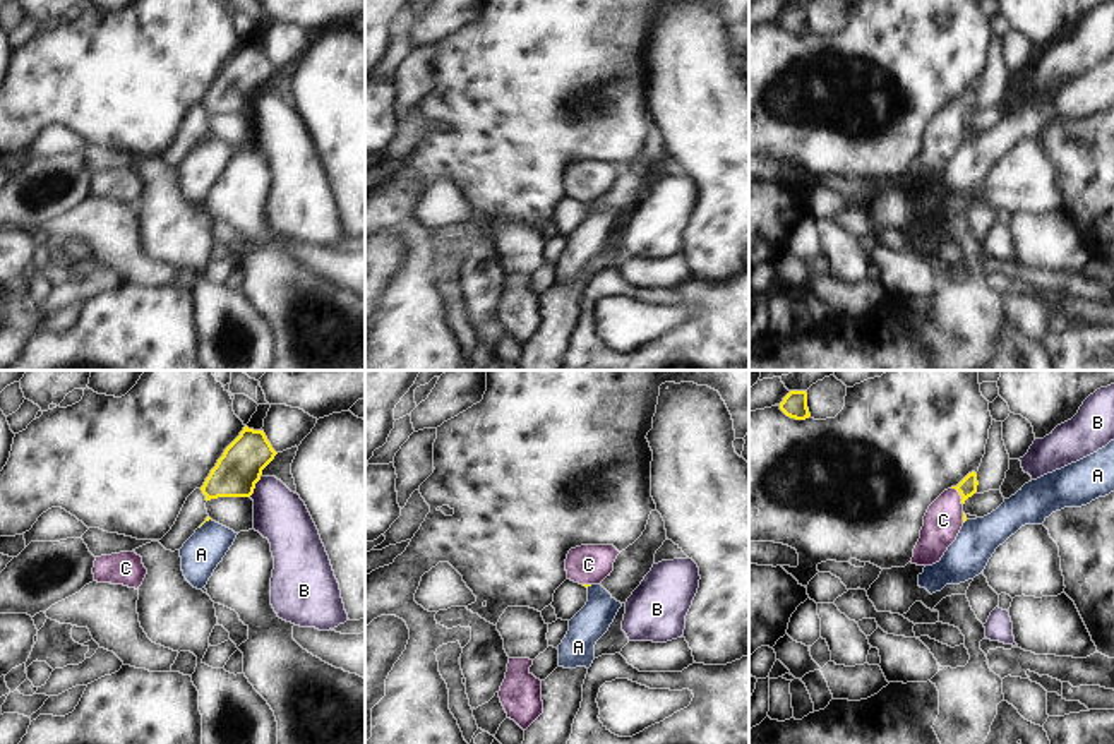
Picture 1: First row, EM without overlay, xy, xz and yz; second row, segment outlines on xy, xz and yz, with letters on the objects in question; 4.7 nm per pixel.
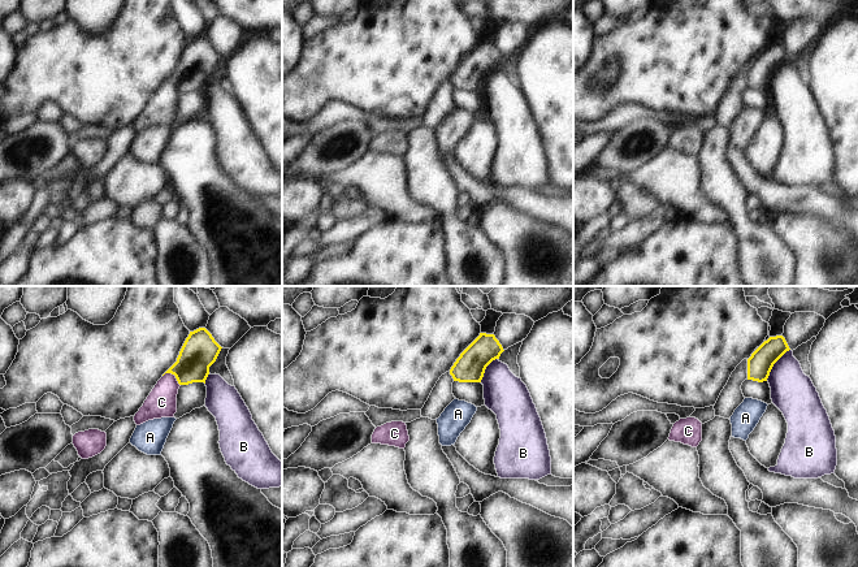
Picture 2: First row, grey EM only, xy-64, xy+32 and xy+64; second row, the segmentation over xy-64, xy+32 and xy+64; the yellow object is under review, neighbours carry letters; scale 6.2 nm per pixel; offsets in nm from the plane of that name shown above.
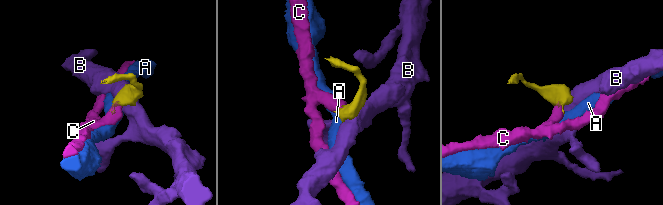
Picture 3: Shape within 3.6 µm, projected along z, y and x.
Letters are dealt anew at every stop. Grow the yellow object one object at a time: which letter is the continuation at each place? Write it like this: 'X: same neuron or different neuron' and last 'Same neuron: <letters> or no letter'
A: different neuron
B: different neuron
C: same neuron
Same neuron: C

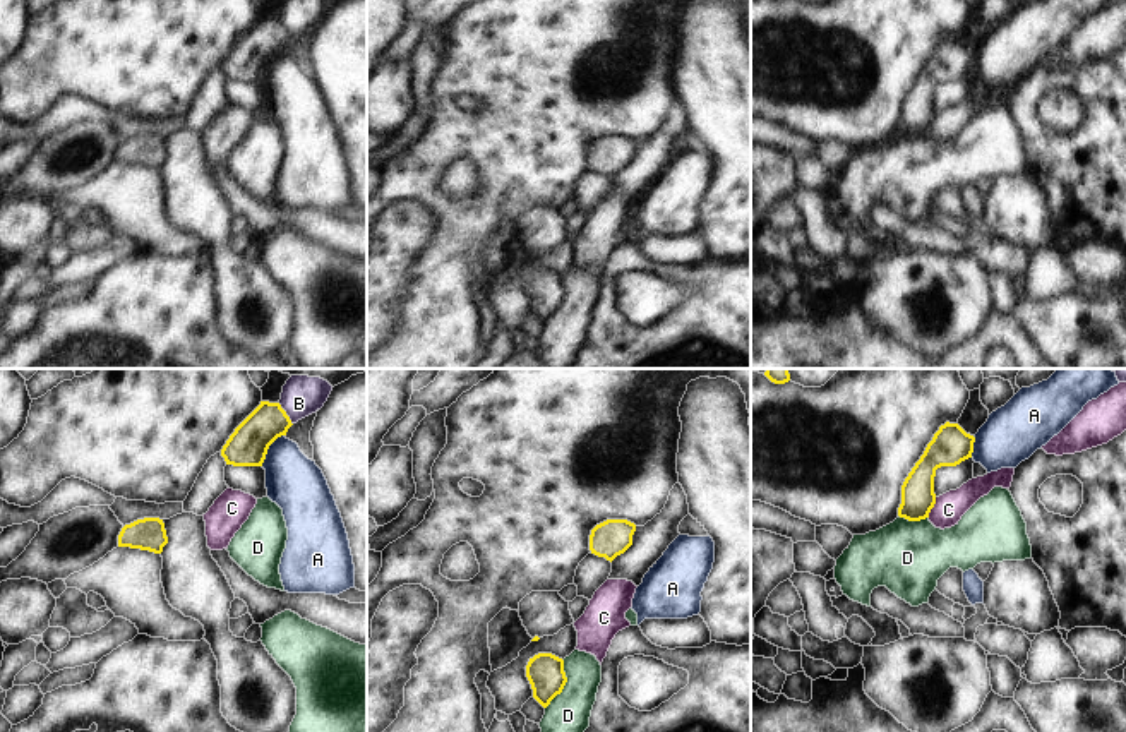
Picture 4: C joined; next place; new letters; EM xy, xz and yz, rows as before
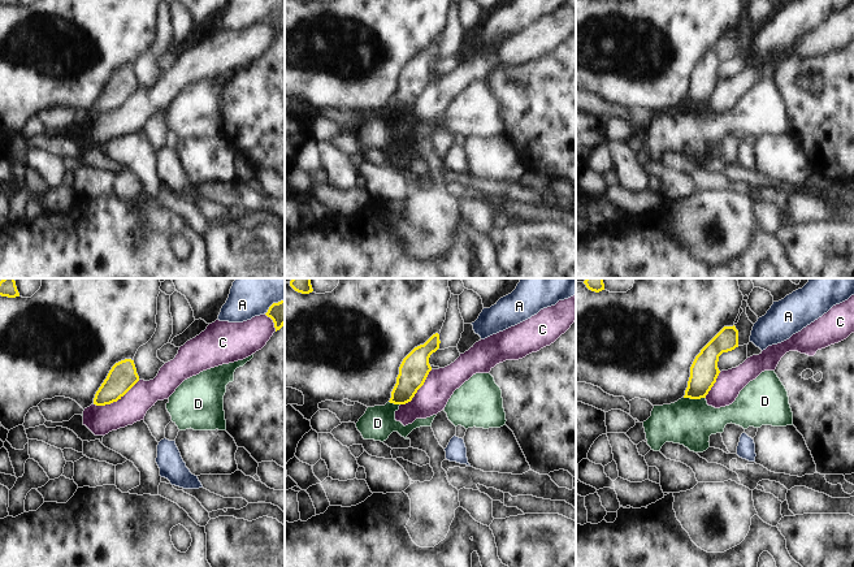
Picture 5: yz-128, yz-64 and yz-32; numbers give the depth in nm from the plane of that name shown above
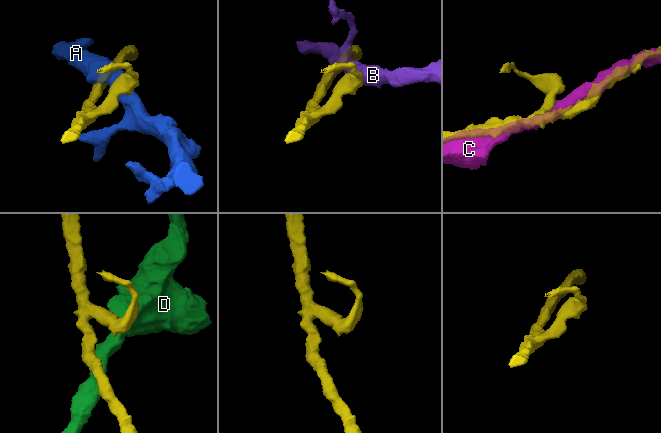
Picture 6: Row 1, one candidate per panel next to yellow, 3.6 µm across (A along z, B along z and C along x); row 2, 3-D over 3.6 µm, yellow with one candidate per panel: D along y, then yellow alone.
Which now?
A: different neuron
B: different neuron
C: different neuron
D: different neuron
Same neuron: no letter

